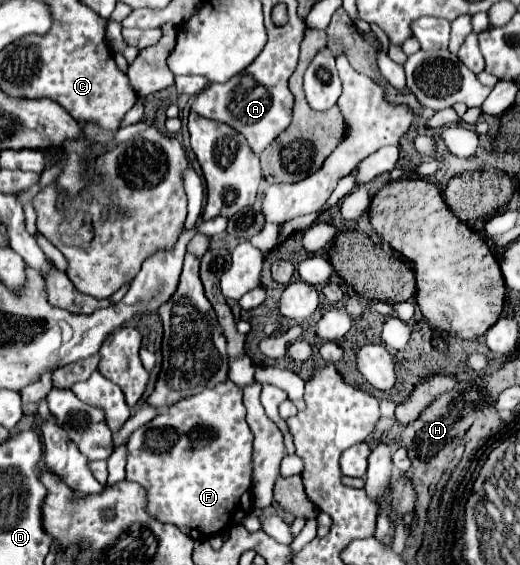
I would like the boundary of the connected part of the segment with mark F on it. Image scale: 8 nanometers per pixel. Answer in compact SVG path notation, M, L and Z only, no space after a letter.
M226 381L226 383L216 385L214 389L206 389L194 397L186 397L186 399L170 405L168 411L162 411L150 423L138 427L130 435L130 439L126 443L126 479L136 481L142 487L146 487L146 511L148 511L148 515L154 515L154 519L158 519L160 523L176 525L180 531L184 531L194 541L210 539L210 537L204 537L206 535L206 531L202 529L204 523L208 523L210 527L214 527L214 523L216 523L216 531L212 531L212 533L218 535L220 531L226 531L230 525L234 527L234 525L238 525L238 521L242 523L242 519L246 515L250 515L250 511L252 511L252 441L254 441L254 435L252 435L244 415L246 415L246 409L242 405L242 391L232 381Z

